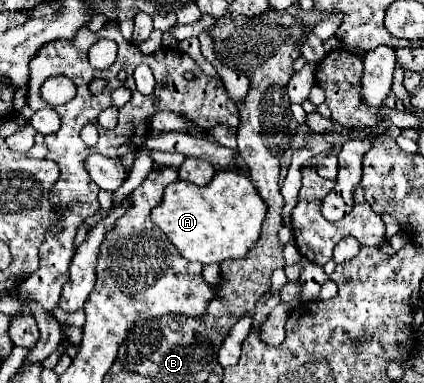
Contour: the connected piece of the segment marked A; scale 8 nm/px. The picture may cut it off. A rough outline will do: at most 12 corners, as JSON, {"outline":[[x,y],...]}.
{"outline":[[248,177],[178,179],[152,221],[202,265],[238,259],[266,203]]}

